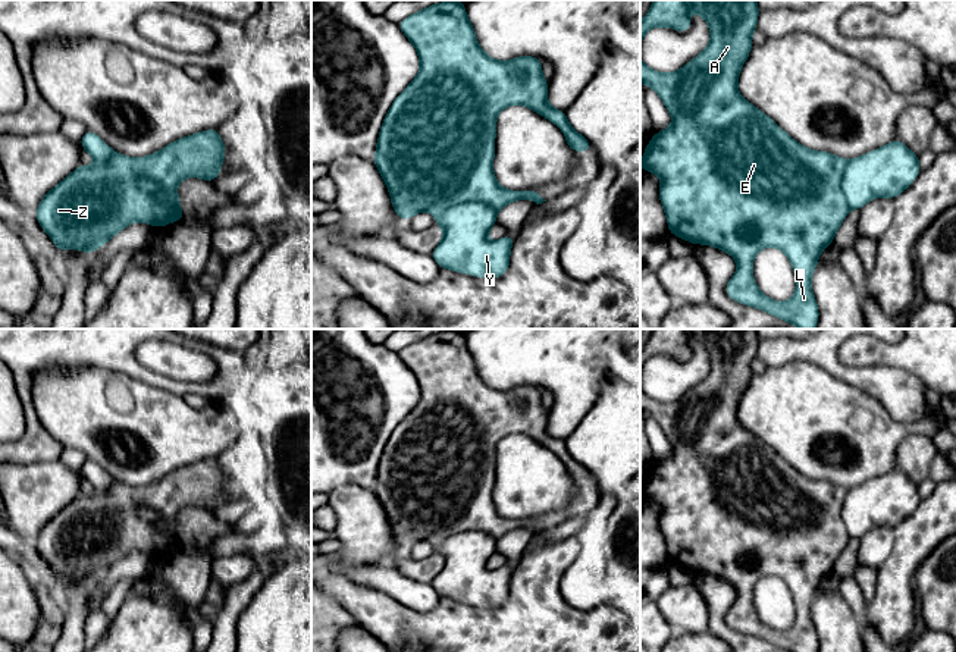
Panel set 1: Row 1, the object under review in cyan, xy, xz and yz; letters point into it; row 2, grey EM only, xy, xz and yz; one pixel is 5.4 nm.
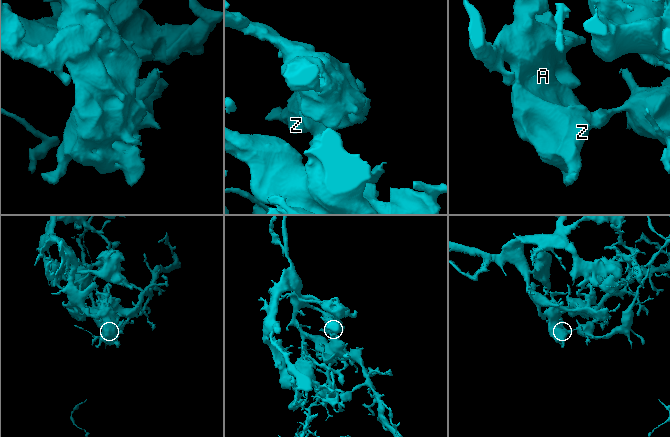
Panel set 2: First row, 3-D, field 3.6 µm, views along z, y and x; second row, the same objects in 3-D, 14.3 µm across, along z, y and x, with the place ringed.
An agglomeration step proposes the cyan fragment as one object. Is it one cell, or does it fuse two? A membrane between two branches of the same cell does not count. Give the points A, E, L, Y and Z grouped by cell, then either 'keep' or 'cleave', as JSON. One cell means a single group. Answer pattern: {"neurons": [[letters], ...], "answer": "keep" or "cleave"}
{"neurons": [["A", "E", "L", "Z"], ["Y"]], "answer": "cleave"}

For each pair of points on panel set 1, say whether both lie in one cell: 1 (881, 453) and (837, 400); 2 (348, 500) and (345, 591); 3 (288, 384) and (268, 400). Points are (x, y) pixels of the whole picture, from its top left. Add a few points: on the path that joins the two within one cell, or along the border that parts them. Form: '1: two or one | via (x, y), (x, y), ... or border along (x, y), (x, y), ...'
1: one | via (868, 439), (842, 413)
2: two | border along (326, 569), (331, 571)
3: one | via (284, 388), (272, 395)

